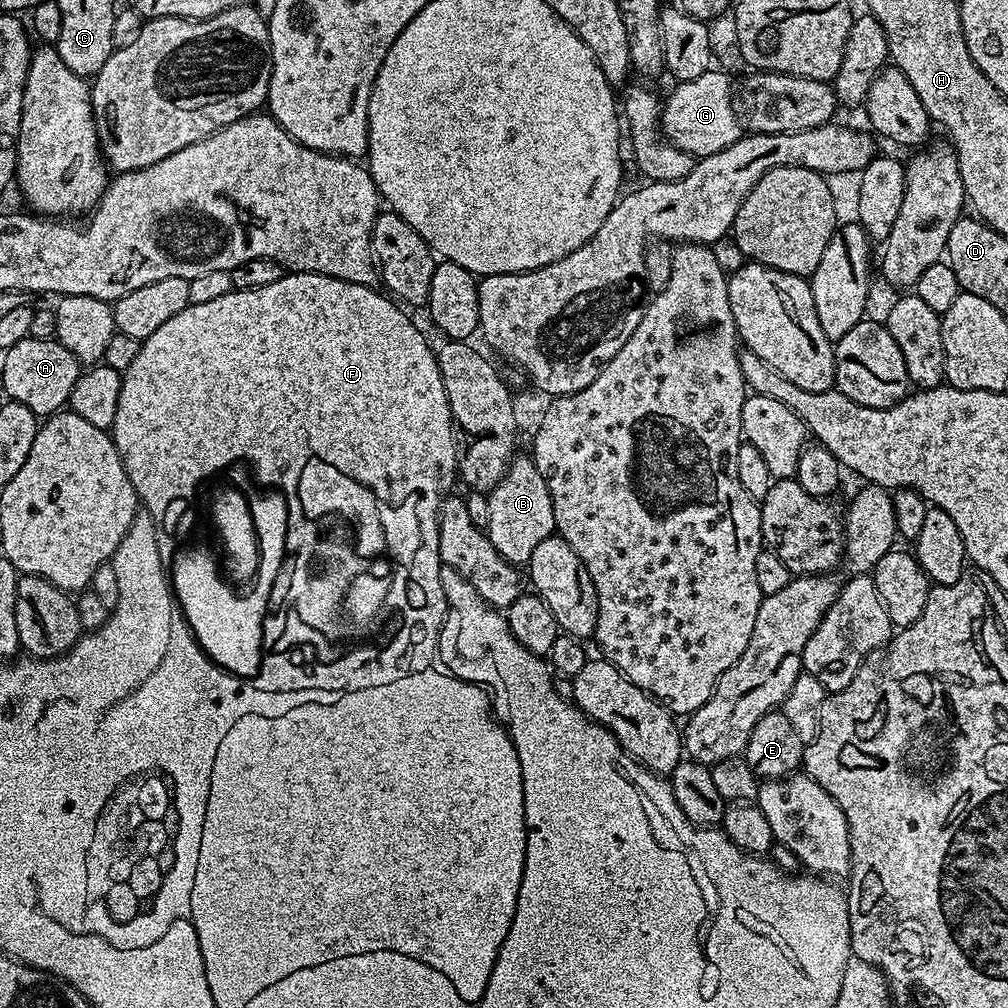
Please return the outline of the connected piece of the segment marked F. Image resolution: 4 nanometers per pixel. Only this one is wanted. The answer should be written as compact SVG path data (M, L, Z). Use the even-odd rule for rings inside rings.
M289 271L282 278L278 278L278 282L270 282L270 286L237 288L226 294L222 294L221 297L211 299L210 302L203 302L202 305L189 304L186 310L182 310L182 314L174 314L174 318L170 318L164 325L158 326L158 330L154 330L154 334L150 334L142 341L140 349L138 350L138 355L134 358L134 362L130 362L130 366L122 374L122 390L118 394L118 414L114 418L114 422L110 429L112 441L116 443L116 449L122 458L122 466L126 470L126 474L134 486L136 495L142 501L143 507L153 516L159 515L159 511L165 513L168 510L168 500L172 500L172 496L188 492L188 490L194 486L194 482L198 480L198 476L202 476L204 472L212 470L216 464L230 466L228 460L235 460L237 464L244 466L245 464L249 464L250 467L256 470L264 471L268 485L274 485L278 488L281 487L280 492L284 495L284 500L276 492L256 492L249 498L248 512L252 517L246 516L241 520L241 512L234 508L228 508L224 512L226 521L235 522L232 552L240 552L240 560L237 562L237 565L242 567L240 576L234 577L231 581L234 587L229 583L221 571L219 571L220 573L216 572L216 570L218 570L218 560L208 560L208 556L204 556L204 552L181 552L182 558L178 558L178 564L170 564L170 570L178 570L178 580L170 580L170 583L172 586L178 586L178 582L180 582L184 588L179 588L179 590L194 590L194 600L202 602L204 606L212 606L212 610L206 612L206 614L212 614L212 618L240 618L240 630L248 630L248 638L250 638L250 640L258 636L258 642L264 642L264 621L269 613L294 614L294 619L299 622L302 628L332 628L332 630L306 630L306 632L332 632L332 634L310 634L310 636L342 636L342 638L348 636L348 640L356 640L356 688L364 688L364 684L384 684L384 680L396 680L396 676L404 676L404 672L410 675L415 672L422 672L422 666L427 664L429 658L432 657L432 649L435 648L434 638L439 633L440 627L446 622L444 612L446 616L450 608L450 605L448 605L444 597L442 578L440 577L442 565L440 563L440 555L438 554L438 514L440 513L441 502L444 501L445 496L453 491L452 483L457 483L458 480L458 447L456 448L456 440L452 437L452 432L454 433L454 421L452 419L452 411L450 410L450 402L446 398L446 386L442 386L442 374L438 370L436 352L434 348L428 345L427 338L420 333L419 326L403 312L405 309L401 307L395 299L385 295L383 291L380 291L380 293L375 292L376 290L375 287L367 284L346 282L345 280L334 278L333 276L323 276L317 272ZM356 484L362 486L362 488L366 488L366 490L370 492L370 496L372 496L372 502L368 502L368 504L372 504L372 510L370 510L370 514L364 516L364 518L356 516ZM286 552L290 553L290 574L302 574L302 580L312 580L310 592L306 592L306 594L294 598L292 600L292 606L288 607L288 609L286 608L287 599L285 597L272 598L274 587L278 580L278 574L284 572Z

